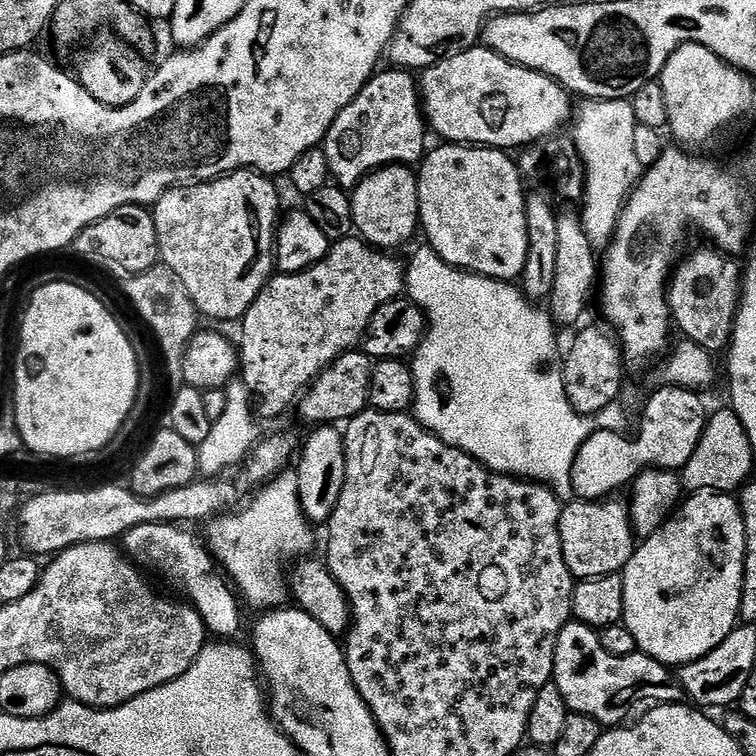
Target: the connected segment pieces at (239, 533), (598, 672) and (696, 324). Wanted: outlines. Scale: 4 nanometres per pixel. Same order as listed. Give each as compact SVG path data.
M285 471L257 492L260 493L241 512L233 516L221 514L207 525L206 547L215 563L225 568L227 579L247 607L249 604L259 610L275 610L290 596L283 560L296 562L307 557L311 553L308 551L316 544L316 536L312 533L313 525L302 510L295 471Z
M570 622L558 634L558 646L554 650L554 670L552 680L562 690L566 698L569 713L577 712L583 716L592 716L602 726L620 726L639 704L649 700L649 705L674 704L685 699L686 693L678 679L677 673L669 665L660 664L652 656L646 656L637 650L629 656L615 656L602 646L597 629L579 622Z
M708 247L679 261L668 285L668 309L672 311L673 325L684 340L693 340L706 351L720 354L729 347L732 330L736 326L736 312L740 309L742 291L742 268L732 261L735 259L715 247Z

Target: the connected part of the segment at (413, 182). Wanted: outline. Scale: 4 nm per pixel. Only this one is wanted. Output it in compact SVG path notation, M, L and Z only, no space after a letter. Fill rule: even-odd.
M408 166L381 168L365 176L351 189L352 227L355 235L381 250L396 250L415 238L420 228L420 203L418 202L417 173Z

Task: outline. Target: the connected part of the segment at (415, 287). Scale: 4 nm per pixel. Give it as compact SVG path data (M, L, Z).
M423 247L413 254L412 265L406 268L407 299L419 306L426 321L424 340L410 360L416 391L415 420L493 472L544 484L561 502L573 499L574 458L590 435L590 427L566 398L562 348L560 352L556 345L557 329L551 315L539 312L515 283L452 268L432 247Z

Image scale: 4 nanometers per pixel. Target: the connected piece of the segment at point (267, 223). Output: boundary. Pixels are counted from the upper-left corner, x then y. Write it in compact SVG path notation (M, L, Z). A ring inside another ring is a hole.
M251 170L230 172L228 173L228 175L220 176L216 180L208 180L205 184L189 184L182 188L171 188L171 190L169 190L169 192L165 194L165 196L163 196L163 198L160 199L160 201L151 209L152 217L154 218L154 226L158 230L158 246L160 247L160 260L162 261L163 267L169 268L169 270L171 270L171 272L173 272L175 276L180 279L180 281L182 282L182 286L190 294L190 298L194 302L197 313L199 313L201 317L209 316L209 318L212 320L233 320L233 322L239 321L246 314L246 310L250 310L250 306L252 305L254 300L258 298L258 294L260 293L260 291L263 290L265 286L268 285L268 281L272 279L274 275L274 237L278 231L278 225L282 220L282 212L280 216L280 196L278 193L276 193L276 188L272 184L275 183L273 183L273 181L269 179L269 177L258 172L253 172Z

